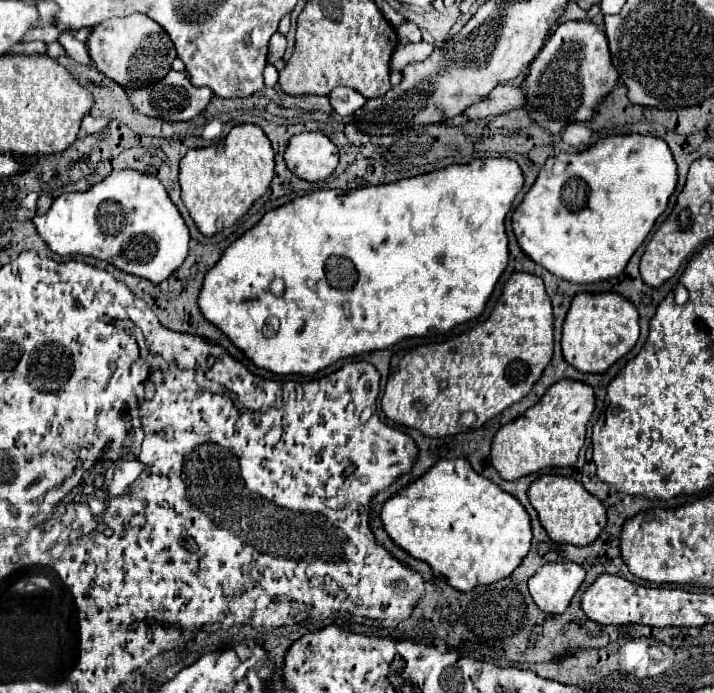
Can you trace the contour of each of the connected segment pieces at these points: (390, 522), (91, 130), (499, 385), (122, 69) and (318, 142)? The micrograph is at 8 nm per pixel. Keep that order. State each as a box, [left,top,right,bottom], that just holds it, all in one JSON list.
[[381,458,533,592],[81,114,109,134],[381,274,553,438],[87,14,177,88],[285,132,339,182]]

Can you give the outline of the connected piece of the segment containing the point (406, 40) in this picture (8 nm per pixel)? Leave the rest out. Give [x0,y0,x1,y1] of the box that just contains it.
[395,22,423,44]

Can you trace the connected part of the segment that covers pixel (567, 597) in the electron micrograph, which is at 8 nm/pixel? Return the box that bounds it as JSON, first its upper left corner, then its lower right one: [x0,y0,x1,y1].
[529,562,585,614]

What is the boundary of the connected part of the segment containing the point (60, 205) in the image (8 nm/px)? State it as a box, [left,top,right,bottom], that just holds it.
[33,170,189,284]

